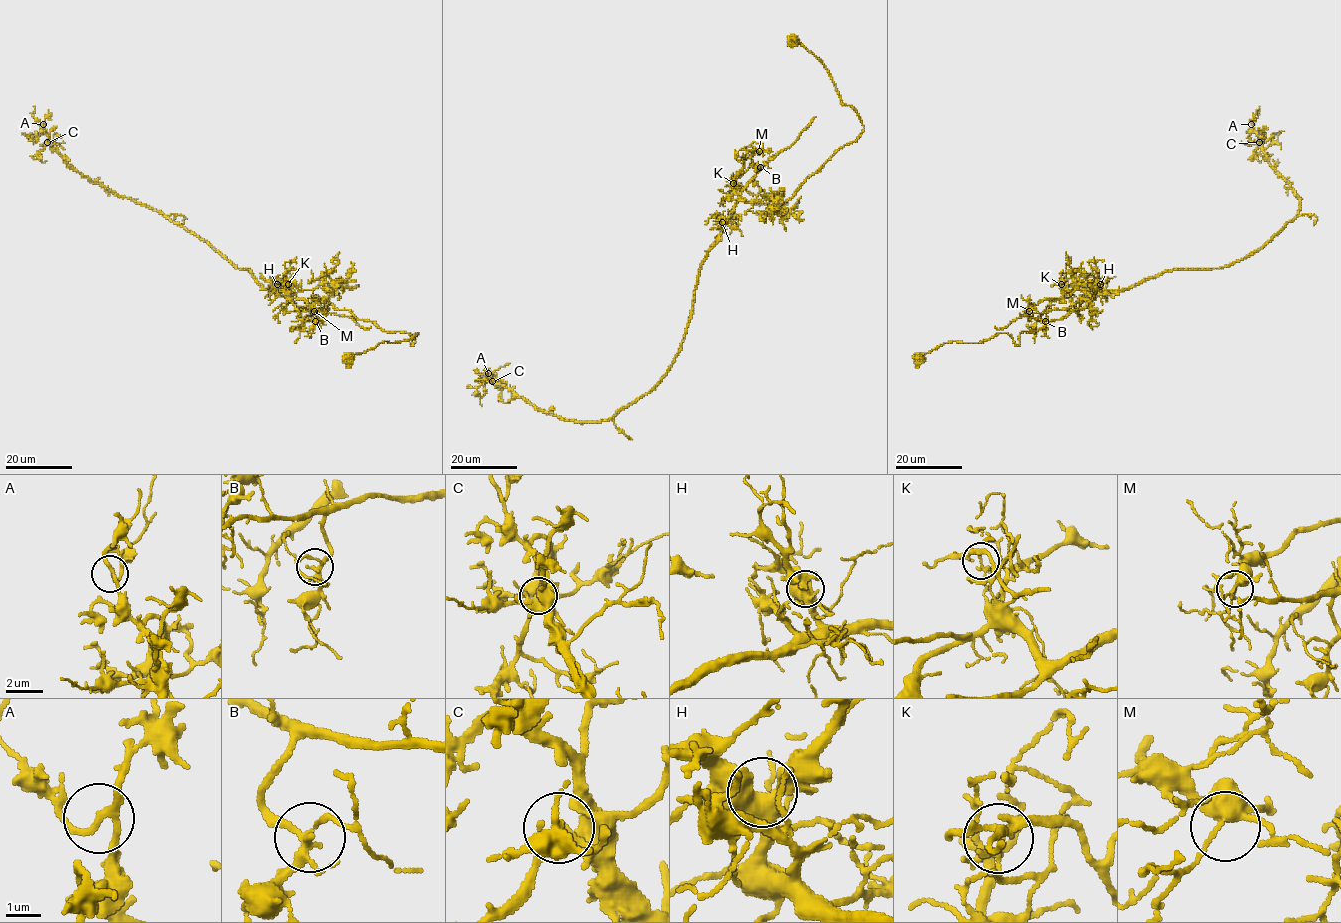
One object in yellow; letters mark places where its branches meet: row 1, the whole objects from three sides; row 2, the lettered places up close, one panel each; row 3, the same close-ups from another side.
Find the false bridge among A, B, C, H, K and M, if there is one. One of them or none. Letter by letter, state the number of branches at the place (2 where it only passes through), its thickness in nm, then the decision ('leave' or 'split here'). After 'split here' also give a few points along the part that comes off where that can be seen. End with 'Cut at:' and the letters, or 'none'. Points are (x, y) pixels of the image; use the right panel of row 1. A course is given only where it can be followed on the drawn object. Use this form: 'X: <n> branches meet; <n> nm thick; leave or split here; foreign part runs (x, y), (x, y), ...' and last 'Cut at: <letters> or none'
A: 3 branches meet; 180 nm thick; leave
B: 4 branches meet; 200 nm thick; leave
C: 5 branches meet; 240 nm thick; leave
H: 5 branches meet; 500 nm thick; leave
K: 4 branches meet; 140 nm thick; split here; foreign part runs (1061, 284), (1077, 283), (1086, 304), (1021, 331), (1017, 345), (1002, 332), (945, 342), (916, 361)
M: 5 branches meet; 320 nm thick; leave
Cut at: K

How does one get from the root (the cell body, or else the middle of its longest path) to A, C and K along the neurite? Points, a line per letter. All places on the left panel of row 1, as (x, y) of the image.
A: (348, 358), (418, 332), (411, 345), (327, 299), (288, 312), (287, 297), (206, 241), (77, 173), (43, 124)
C: (348, 358), (418, 332), (411, 345), (327, 299), (288, 312), (287, 297), (91, 183), (47, 142)
K: (348, 358), (418, 332), (411, 345), (408, 333), (383, 331), (337, 310), (326, 283), (303, 290), (287, 284)

